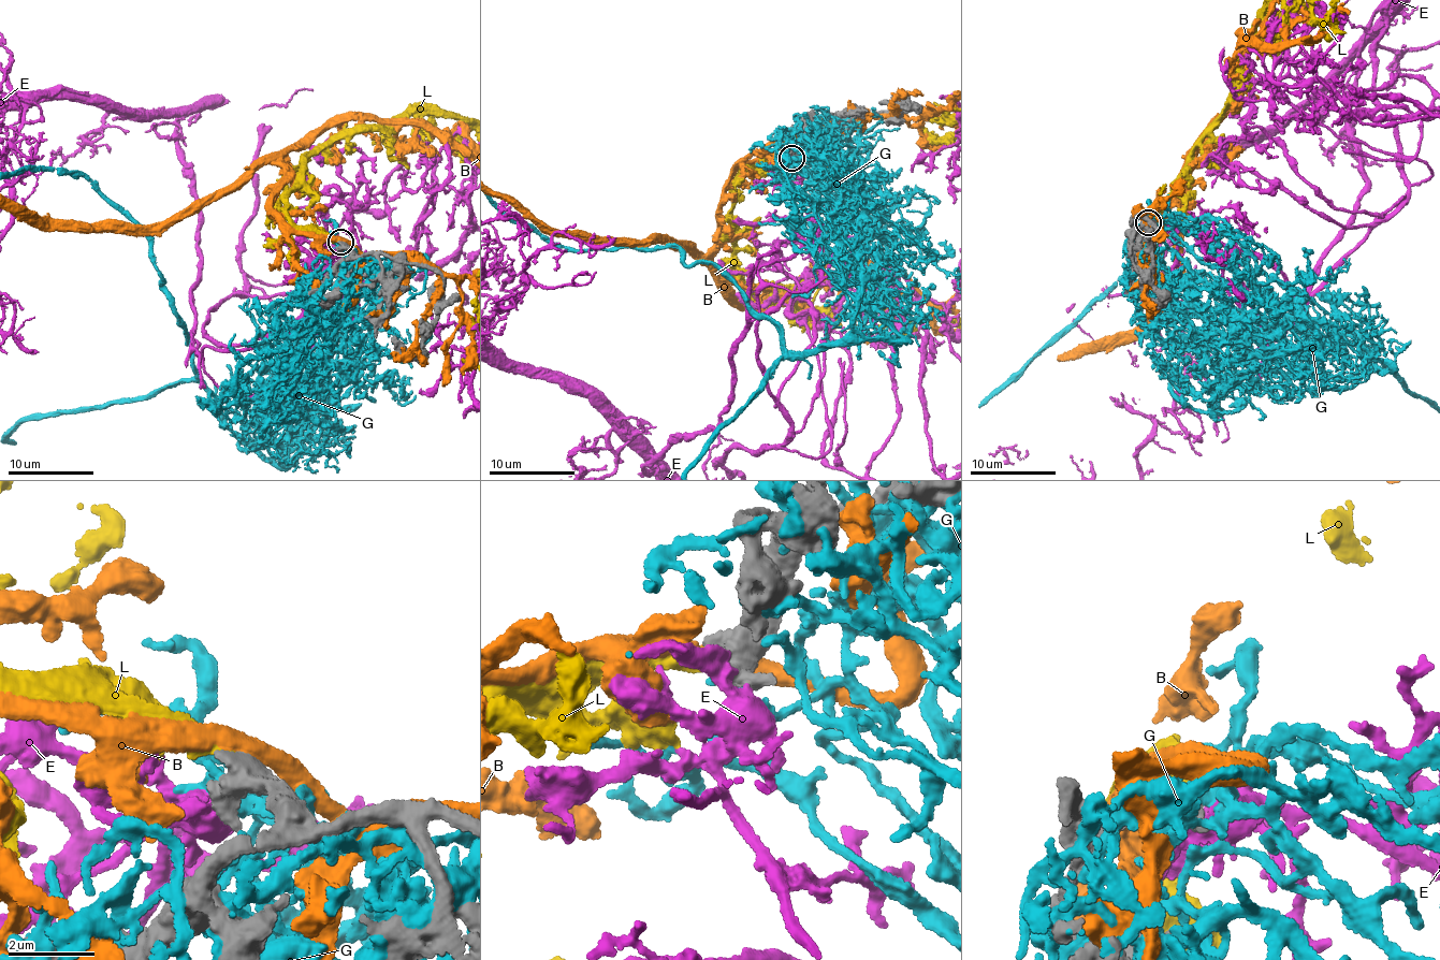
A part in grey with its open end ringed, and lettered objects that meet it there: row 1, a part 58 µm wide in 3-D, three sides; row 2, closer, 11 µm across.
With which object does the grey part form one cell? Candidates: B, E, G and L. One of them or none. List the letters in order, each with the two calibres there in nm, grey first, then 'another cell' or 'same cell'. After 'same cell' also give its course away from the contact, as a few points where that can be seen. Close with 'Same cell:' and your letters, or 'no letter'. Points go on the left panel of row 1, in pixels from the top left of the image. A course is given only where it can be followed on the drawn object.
B: 550/400 nm | another cell
E: 550/360 nm | another cell
G: 480/240 nm | another cell
L: 480/360 nm | same cell
Same cell: L

